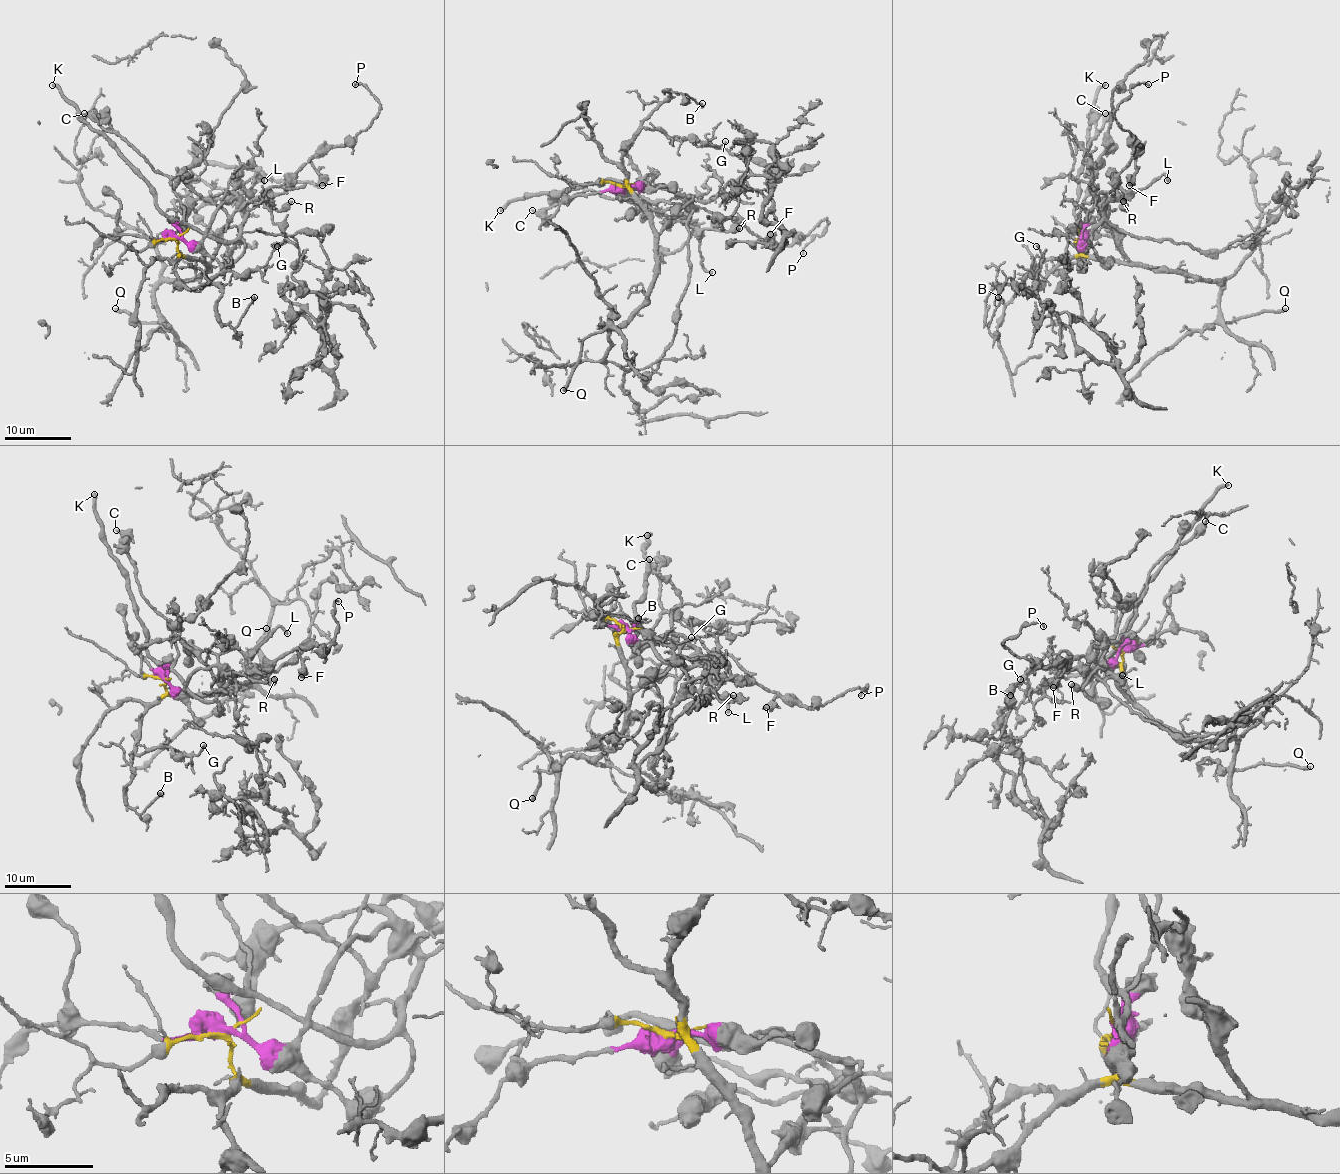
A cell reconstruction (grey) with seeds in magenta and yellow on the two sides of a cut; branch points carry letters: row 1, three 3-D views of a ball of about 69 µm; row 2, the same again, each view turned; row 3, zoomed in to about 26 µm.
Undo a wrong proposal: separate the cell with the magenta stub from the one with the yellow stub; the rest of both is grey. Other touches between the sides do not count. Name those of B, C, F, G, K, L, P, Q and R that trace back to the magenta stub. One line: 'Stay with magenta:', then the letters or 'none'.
Stay with magenta: C, F, K, L, P, R

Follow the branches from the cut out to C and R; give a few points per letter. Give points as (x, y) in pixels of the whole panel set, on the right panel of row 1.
C: (1080, 239), (1082, 224), (1092, 210), (1095, 196), (1093, 172), (1087, 163), (1085, 149), (1105, 121), (1105, 113)
R: (1080, 239), (1089, 240), (1102, 219), (1102, 209), (1110, 201), (1122, 201), (1125, 210), (1123, 201)

